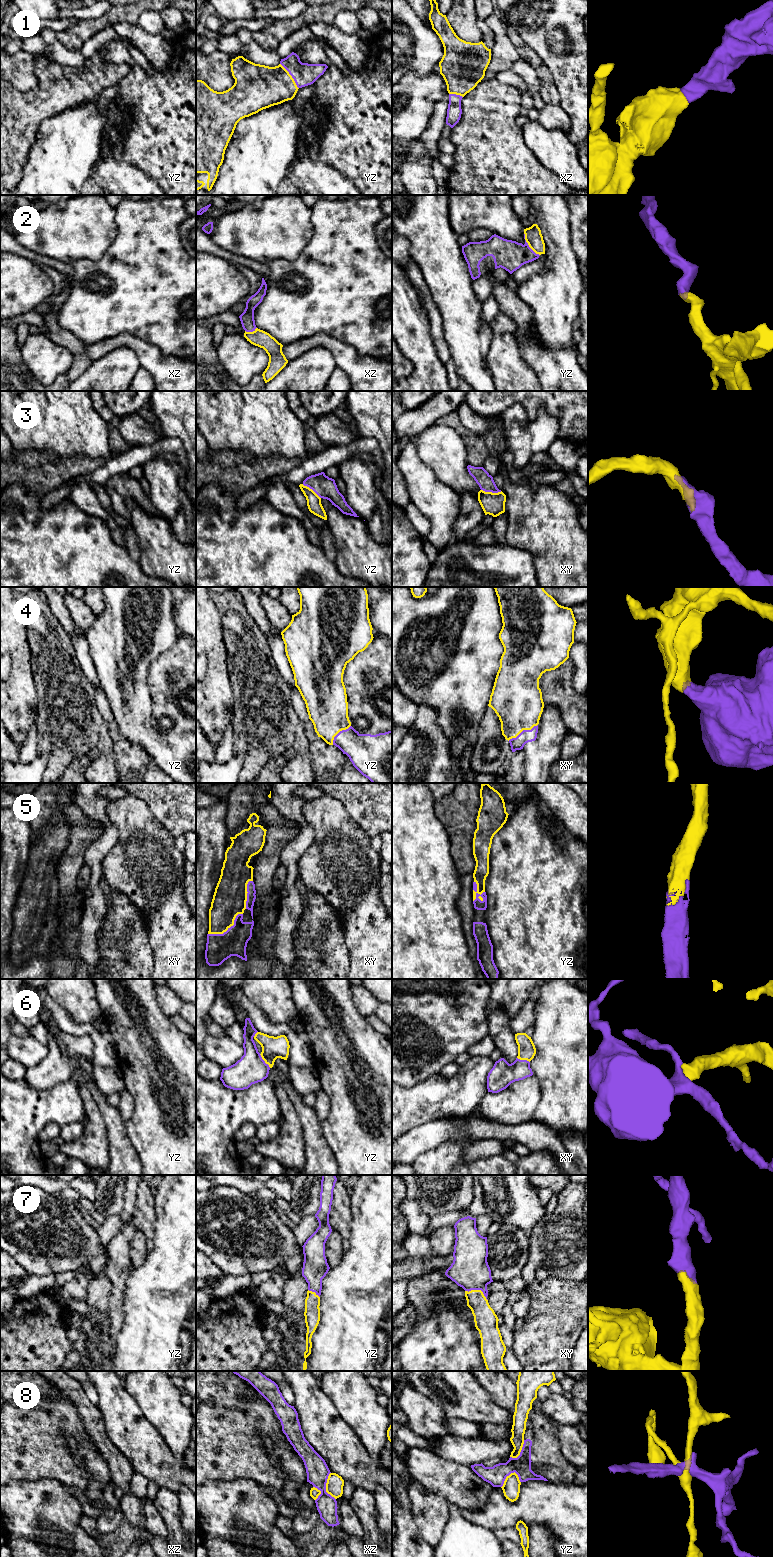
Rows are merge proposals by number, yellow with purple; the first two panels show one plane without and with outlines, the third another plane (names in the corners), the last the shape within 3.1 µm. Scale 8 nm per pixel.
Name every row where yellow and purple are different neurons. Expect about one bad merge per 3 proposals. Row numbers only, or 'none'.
8

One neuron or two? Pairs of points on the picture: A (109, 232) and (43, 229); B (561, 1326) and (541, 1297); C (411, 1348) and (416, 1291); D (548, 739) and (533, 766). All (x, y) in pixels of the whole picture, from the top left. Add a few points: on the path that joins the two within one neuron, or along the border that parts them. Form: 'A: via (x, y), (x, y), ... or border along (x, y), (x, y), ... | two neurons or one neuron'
A: via (93, 232), (59, 232) | one neuron
B: via (556, 1319), (556, 1312), (548, 1304) | one neuron
C: border along (438, 1303), (427, 1315), (416, 1313) | two neurons
D: via (547, 746), (539, 759) | one neuron

